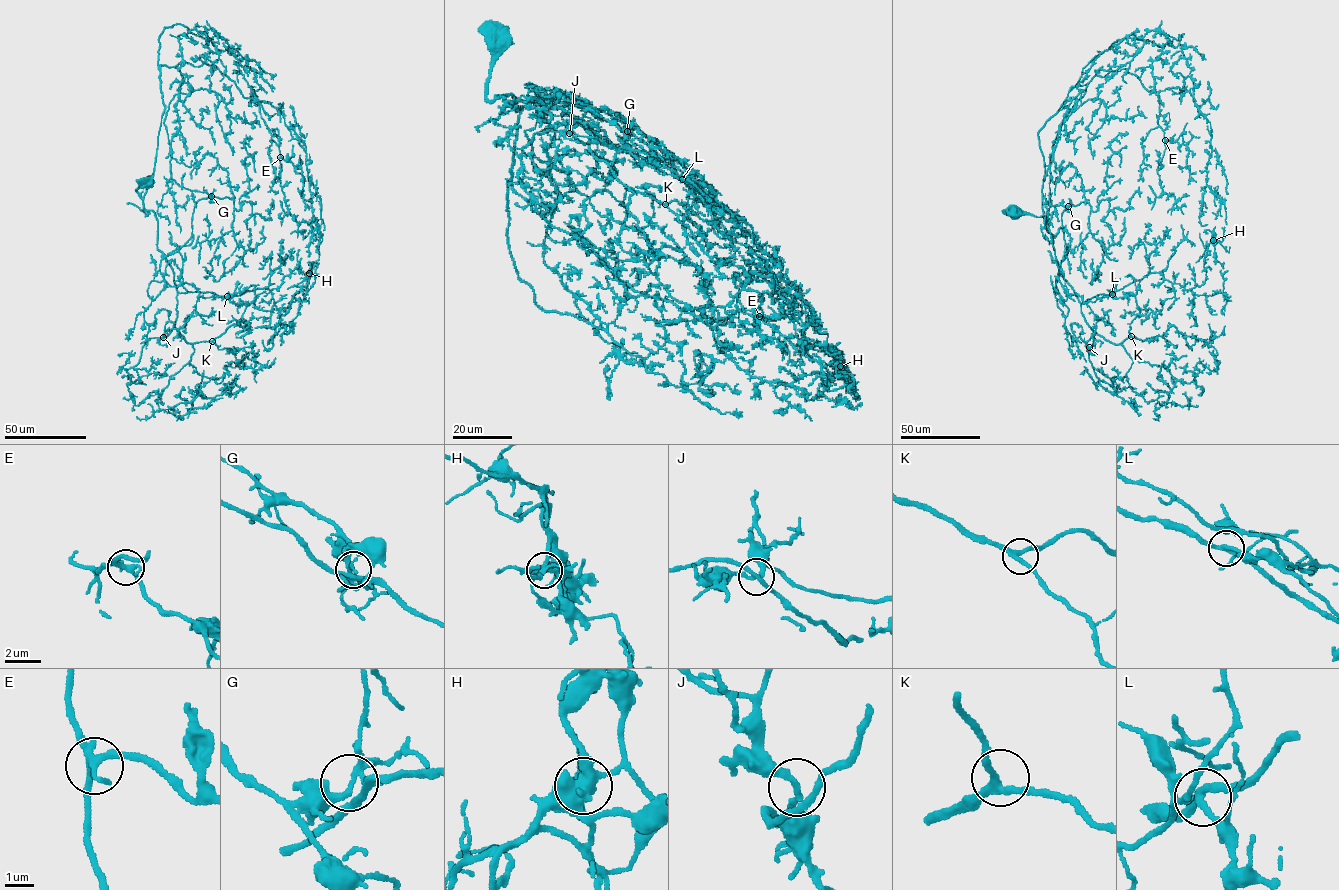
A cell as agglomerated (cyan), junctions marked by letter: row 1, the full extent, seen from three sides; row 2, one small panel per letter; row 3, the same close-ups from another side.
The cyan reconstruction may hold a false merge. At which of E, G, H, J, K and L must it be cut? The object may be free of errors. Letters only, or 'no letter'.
H

